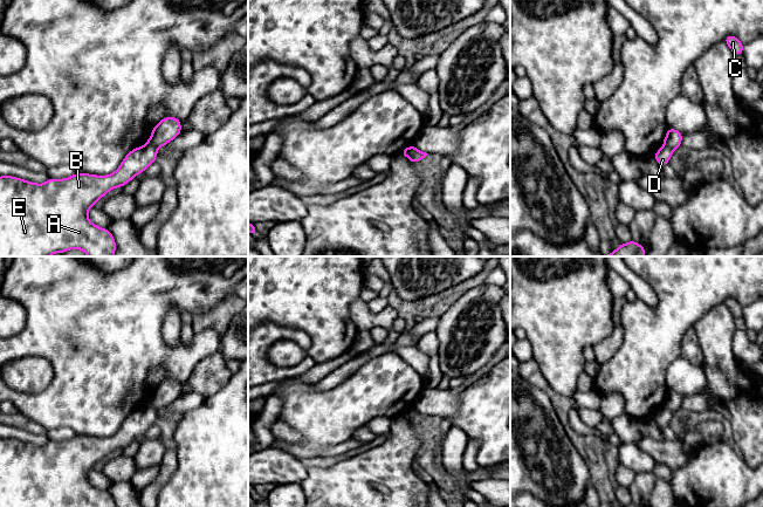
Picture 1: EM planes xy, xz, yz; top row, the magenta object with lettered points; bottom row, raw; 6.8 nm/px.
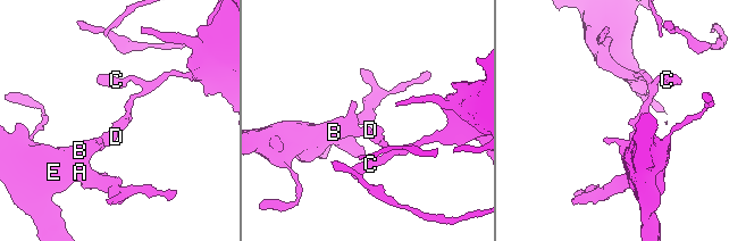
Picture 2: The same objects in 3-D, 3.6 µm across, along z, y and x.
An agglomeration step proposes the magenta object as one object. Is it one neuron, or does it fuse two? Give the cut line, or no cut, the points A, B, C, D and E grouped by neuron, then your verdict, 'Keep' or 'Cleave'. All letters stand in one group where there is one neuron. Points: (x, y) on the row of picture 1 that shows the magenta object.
Split along xy (146, 144), (156, 149). Groups: A B D E / C. Cleave

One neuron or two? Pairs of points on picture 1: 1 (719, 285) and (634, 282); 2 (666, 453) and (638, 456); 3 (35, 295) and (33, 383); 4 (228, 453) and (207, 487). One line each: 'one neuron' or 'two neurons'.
1: two neurons
2: two neurons
3: two neurons
4: one neuron

